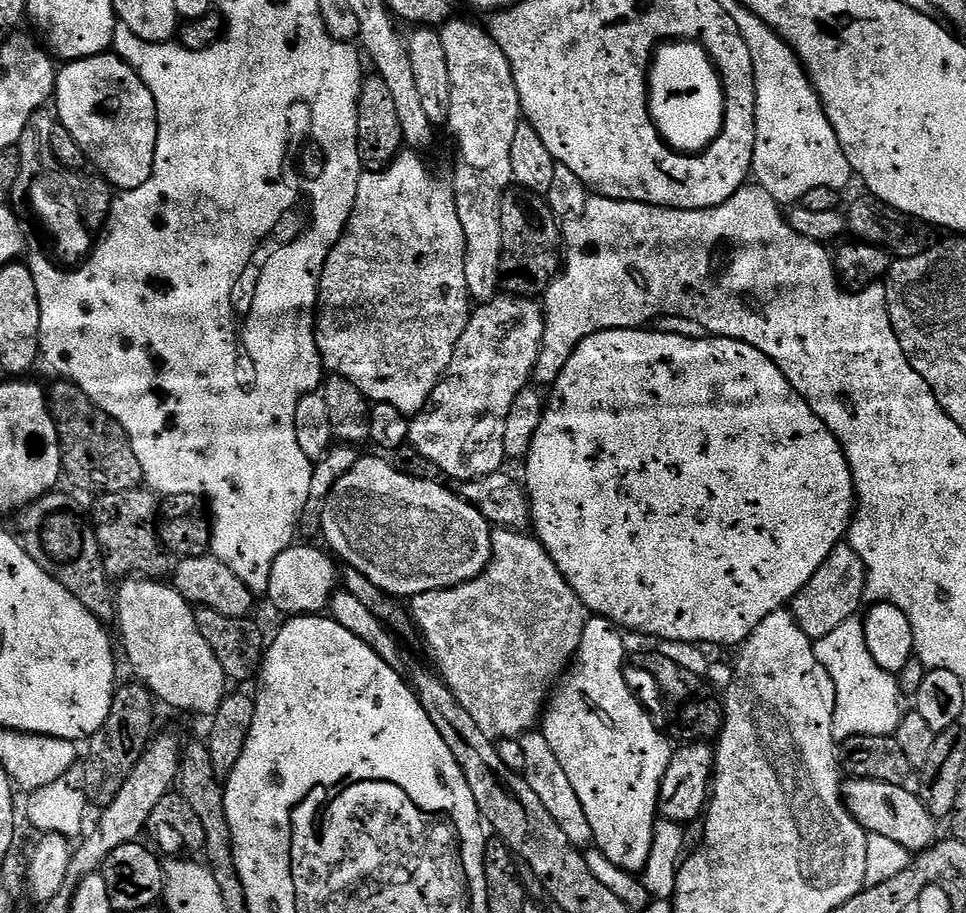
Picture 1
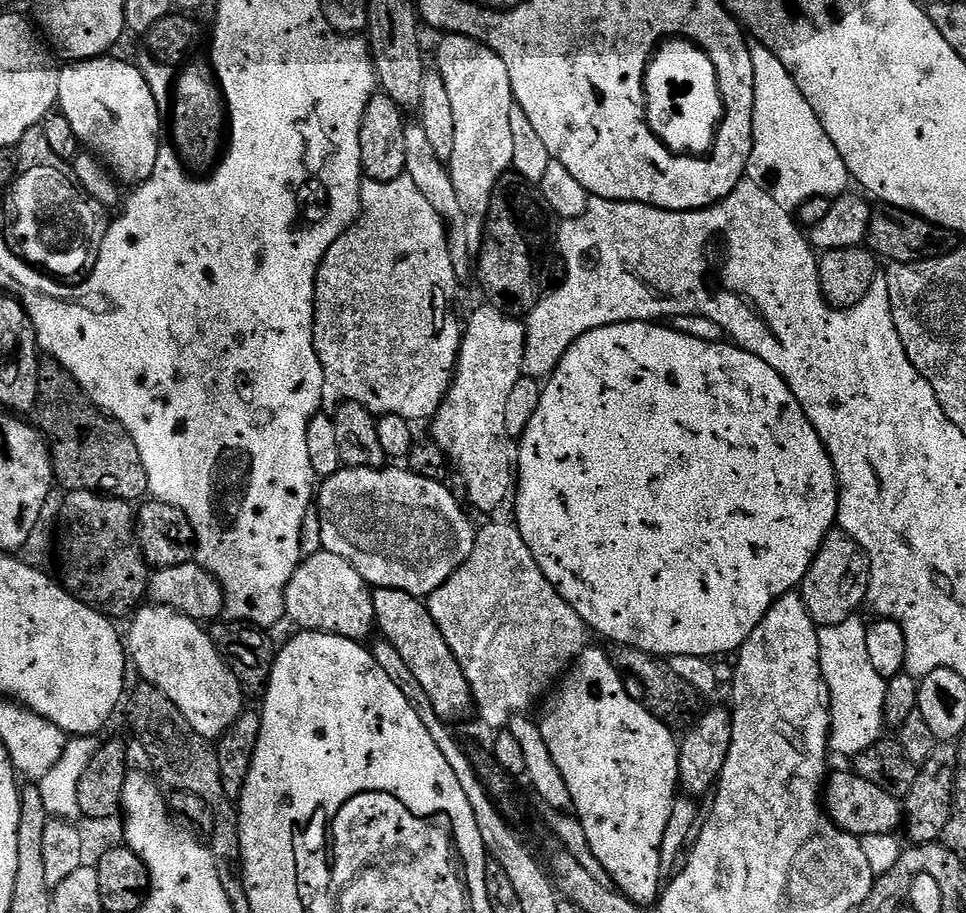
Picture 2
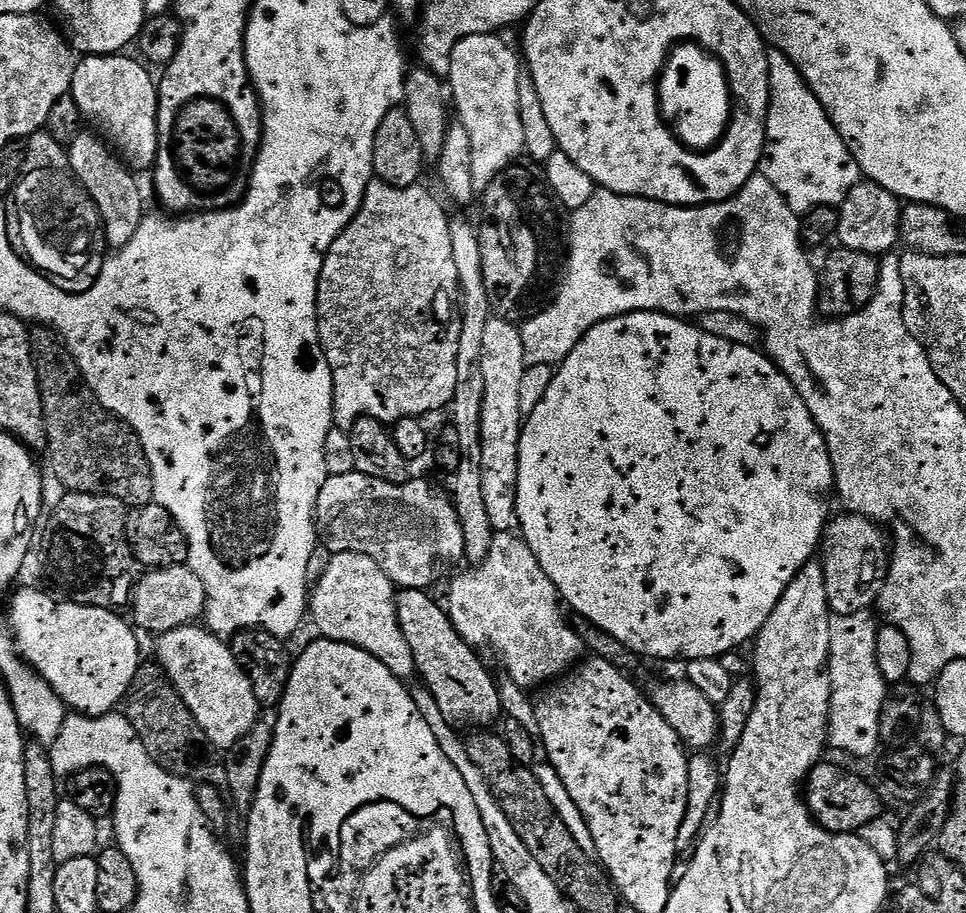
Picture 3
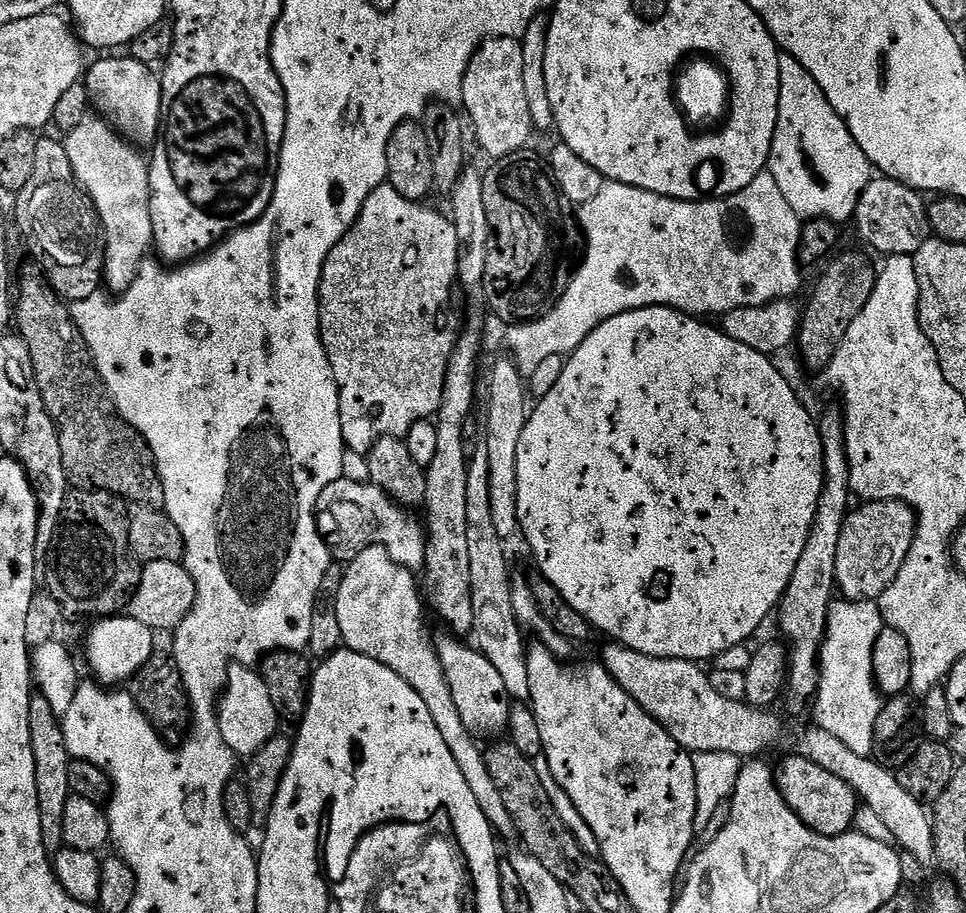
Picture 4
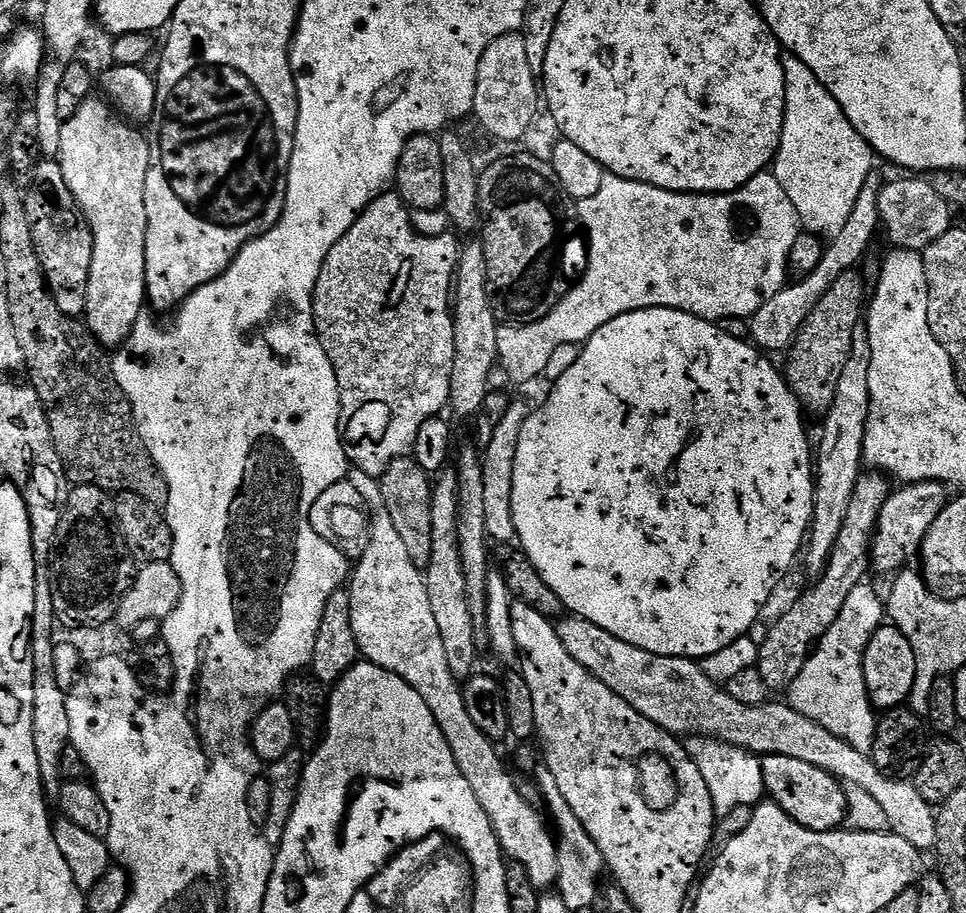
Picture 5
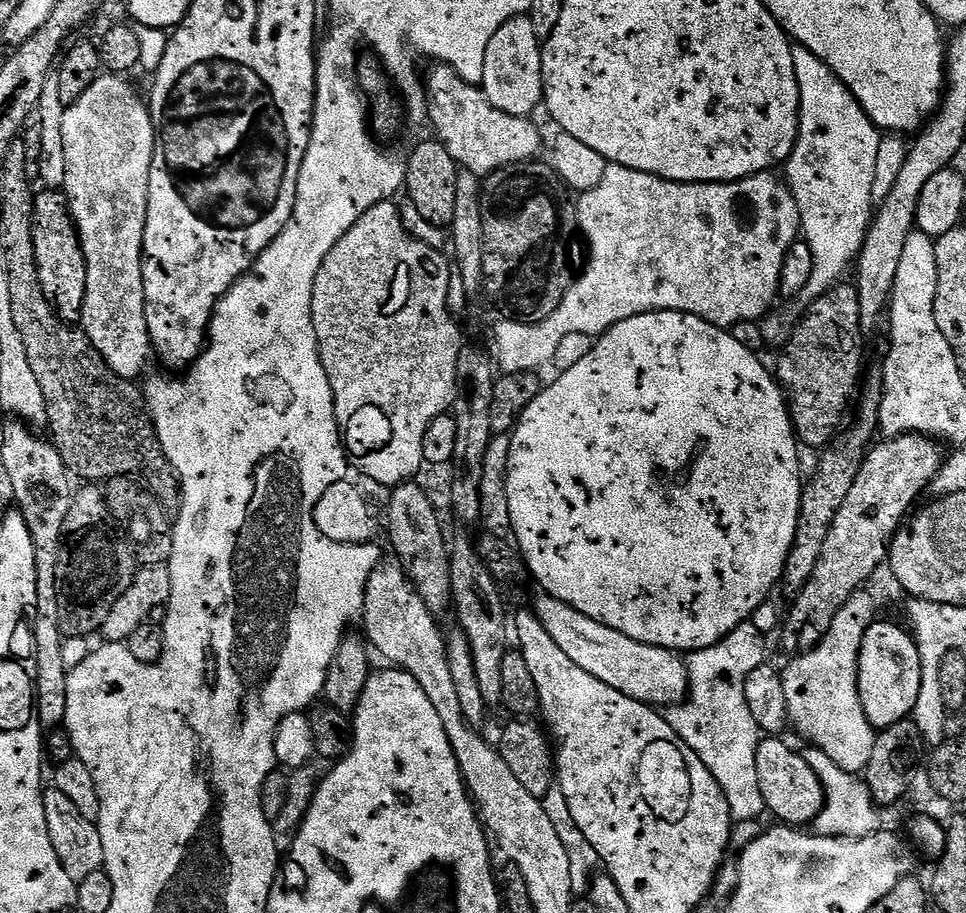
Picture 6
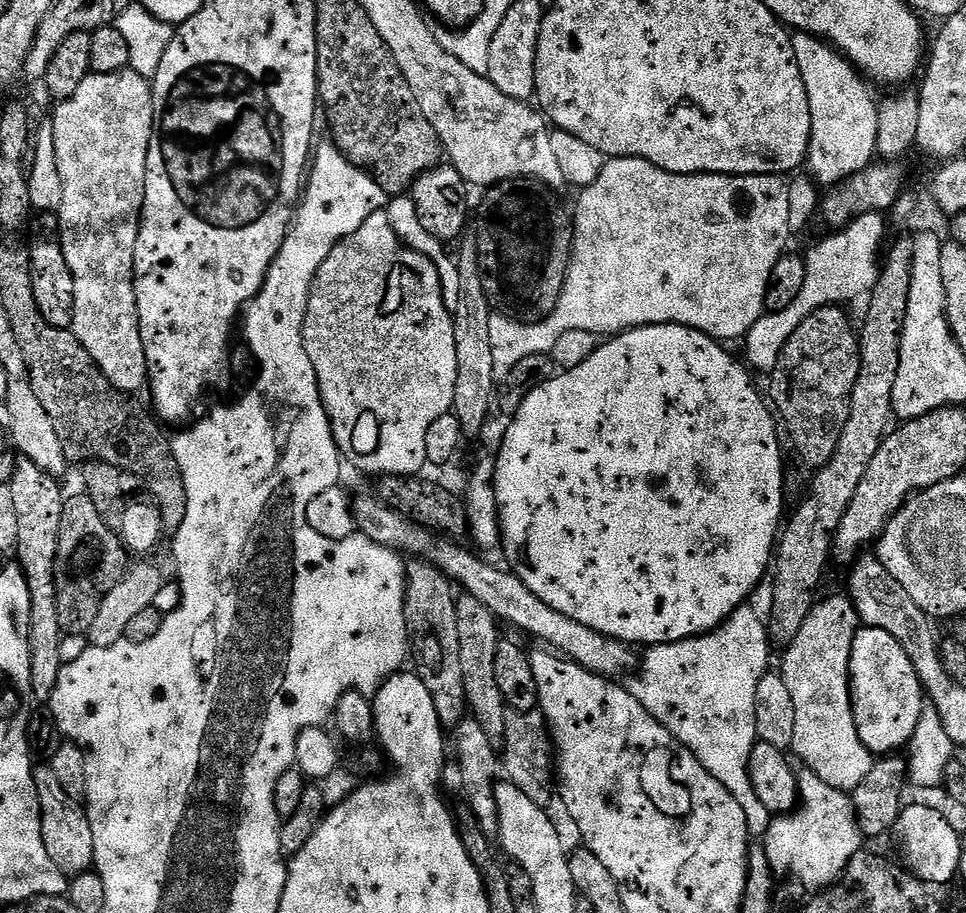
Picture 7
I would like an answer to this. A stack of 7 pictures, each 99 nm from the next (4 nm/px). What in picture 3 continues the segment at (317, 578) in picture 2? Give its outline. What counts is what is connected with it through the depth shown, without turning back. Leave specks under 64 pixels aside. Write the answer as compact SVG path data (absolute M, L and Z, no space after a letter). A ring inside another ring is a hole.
M340 550L337 553L337 556L329 562L324 577L317 584L315 581L314 591L310 596L310 620L316 623L316 628L320 631L317 633L330 640L340 640L344 644L358 646L370 655L377 656L396 676L408 678L412 671L417 671L418 663L413 647L399 622L397 585L384 572L381 561L376 556L351 550Z

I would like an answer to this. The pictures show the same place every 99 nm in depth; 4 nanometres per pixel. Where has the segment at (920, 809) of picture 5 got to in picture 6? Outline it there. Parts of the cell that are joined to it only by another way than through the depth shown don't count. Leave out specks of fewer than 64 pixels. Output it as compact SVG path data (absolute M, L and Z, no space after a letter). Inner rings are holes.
M540 594L530 608L542 622L546 634L554 638L558 650L562 650L574 666L582 666L582 670L594 674L598 682L614 686L618 694L653 706L675 706L689 695L688 665L668 648L634 642L634 638L626 638L626 634L618 634L618 630L610 630L610 626L602 626L602 622L594 622L594 618L586 618L586 614L574 610L574 606L566 606L566 602L547 594Z

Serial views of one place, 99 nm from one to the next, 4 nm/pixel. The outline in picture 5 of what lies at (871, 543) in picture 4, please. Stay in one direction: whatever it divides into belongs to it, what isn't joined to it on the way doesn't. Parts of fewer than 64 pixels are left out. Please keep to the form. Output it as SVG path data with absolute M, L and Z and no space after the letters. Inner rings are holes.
M923 480L917 484L905 484L893 491L881 508L877 518L875 536L871 544L871 567L880 572L896 574L907 560L915 561L920 551L920 543L926 538L934 518L949 502L949 489L939 480Z

